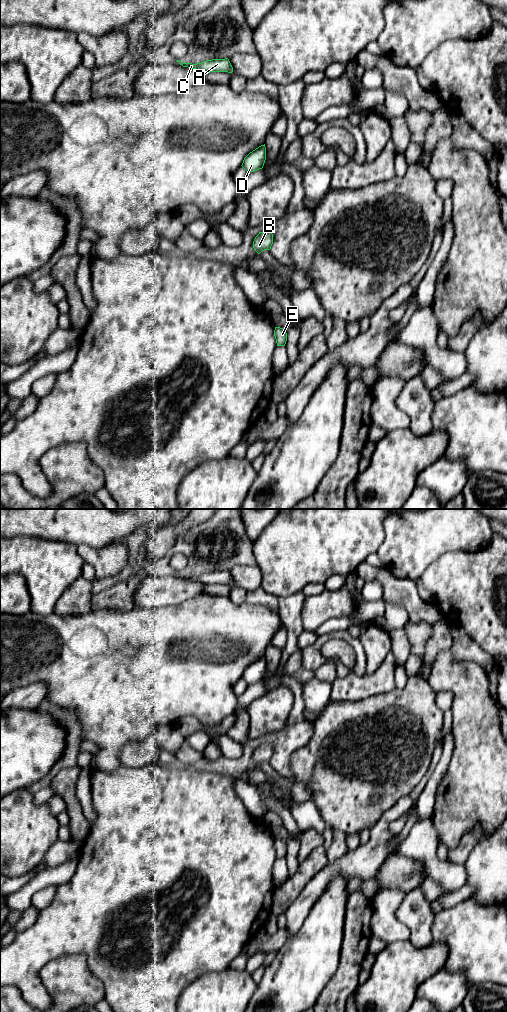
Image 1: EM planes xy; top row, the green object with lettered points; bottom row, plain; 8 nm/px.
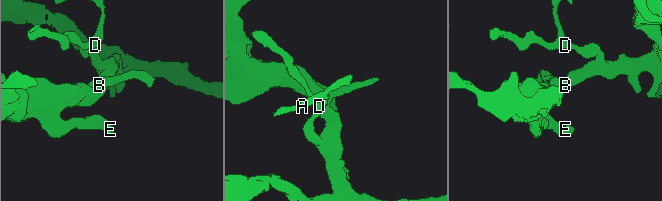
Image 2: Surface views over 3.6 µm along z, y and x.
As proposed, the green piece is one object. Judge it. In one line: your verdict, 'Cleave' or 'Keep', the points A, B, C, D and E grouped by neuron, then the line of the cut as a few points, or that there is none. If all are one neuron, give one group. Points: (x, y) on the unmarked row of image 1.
Keep. Groups: A B C D E. No split

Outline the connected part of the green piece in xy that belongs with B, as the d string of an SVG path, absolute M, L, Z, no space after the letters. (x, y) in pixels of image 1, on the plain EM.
M271 743L259 744L253 753L253 760L260 766L264 762L270 762L273 756L273 746Z

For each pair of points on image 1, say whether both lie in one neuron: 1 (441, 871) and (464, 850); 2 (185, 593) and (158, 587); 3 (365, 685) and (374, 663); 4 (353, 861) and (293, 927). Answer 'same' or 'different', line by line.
1: different
2: same
3: different
4: same

